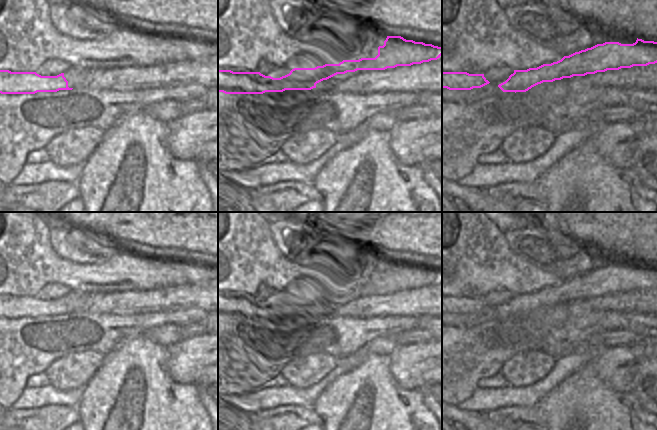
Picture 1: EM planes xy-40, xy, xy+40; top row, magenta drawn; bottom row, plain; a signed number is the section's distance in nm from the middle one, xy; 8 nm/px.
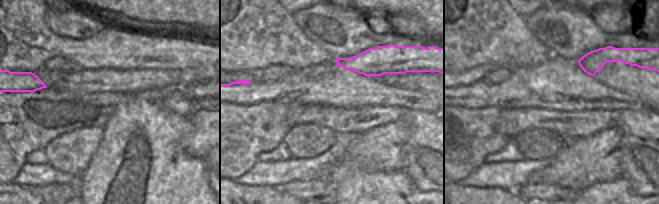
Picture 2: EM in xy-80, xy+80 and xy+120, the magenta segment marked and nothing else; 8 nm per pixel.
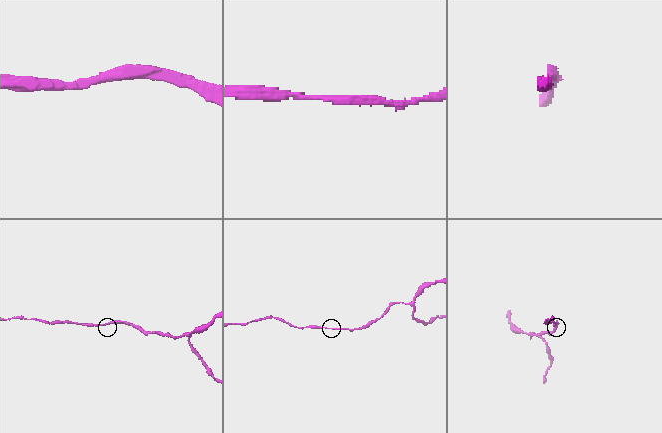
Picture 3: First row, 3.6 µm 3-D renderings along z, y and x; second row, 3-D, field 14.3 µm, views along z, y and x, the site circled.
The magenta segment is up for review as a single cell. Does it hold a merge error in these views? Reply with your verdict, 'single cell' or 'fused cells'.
single cell

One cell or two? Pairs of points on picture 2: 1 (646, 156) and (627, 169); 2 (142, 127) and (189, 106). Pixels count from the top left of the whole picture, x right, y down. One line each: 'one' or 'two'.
1: one
2: two

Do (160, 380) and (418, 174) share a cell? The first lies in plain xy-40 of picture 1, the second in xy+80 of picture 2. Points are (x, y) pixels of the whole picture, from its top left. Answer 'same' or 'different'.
different

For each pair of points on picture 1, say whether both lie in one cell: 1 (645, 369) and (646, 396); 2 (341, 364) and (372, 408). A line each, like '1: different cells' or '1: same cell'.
1: same cell
2: different cells

